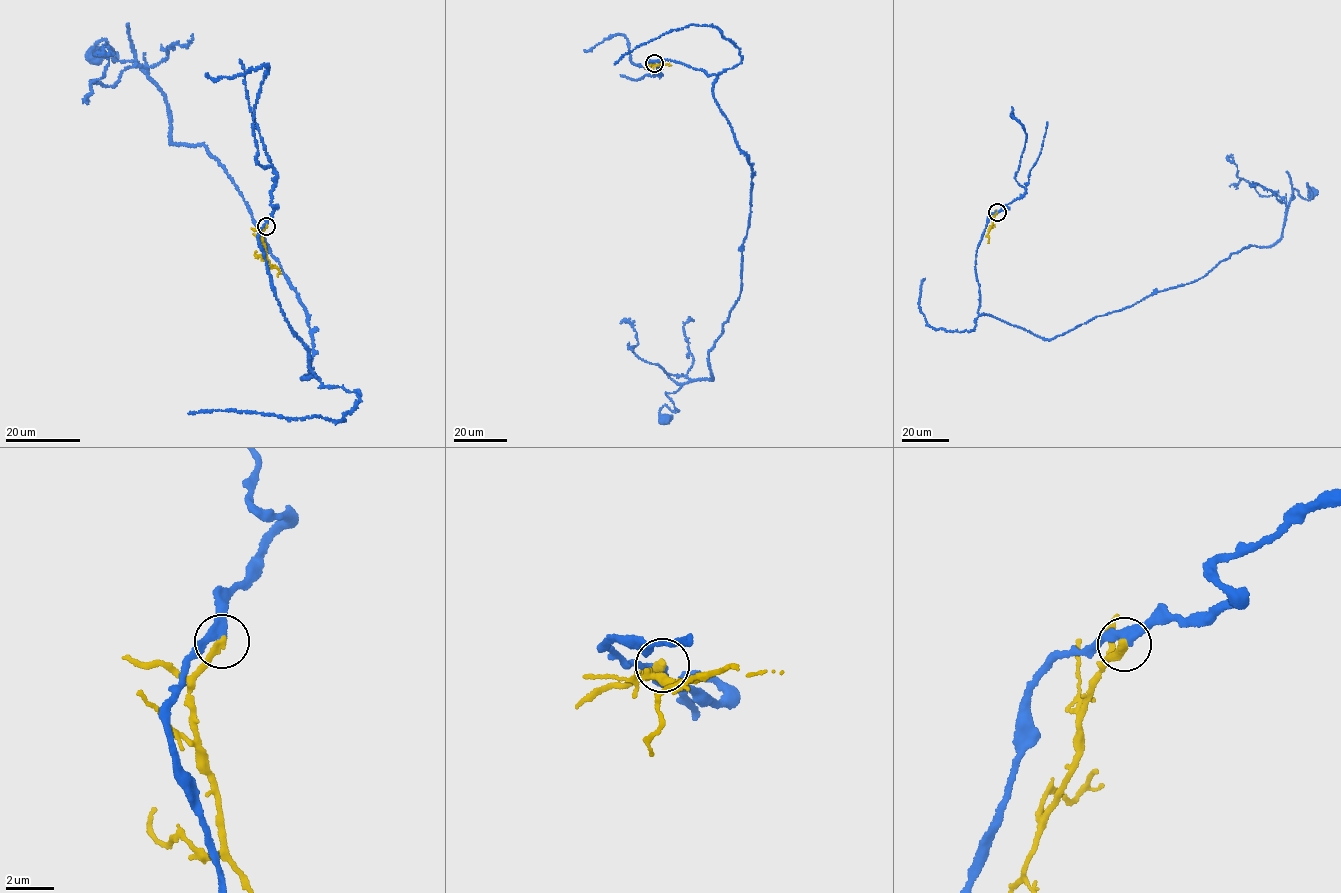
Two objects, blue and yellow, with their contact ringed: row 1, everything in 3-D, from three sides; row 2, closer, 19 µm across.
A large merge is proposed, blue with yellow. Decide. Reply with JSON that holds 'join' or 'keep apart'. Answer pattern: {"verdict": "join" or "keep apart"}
{"verdict": "keep apart"}

